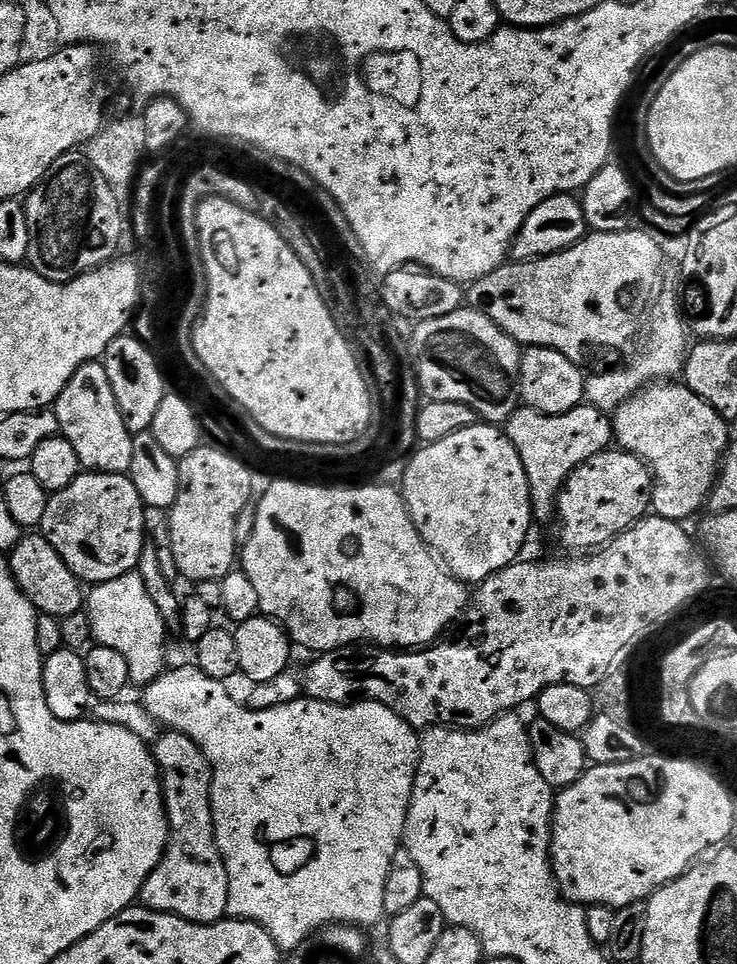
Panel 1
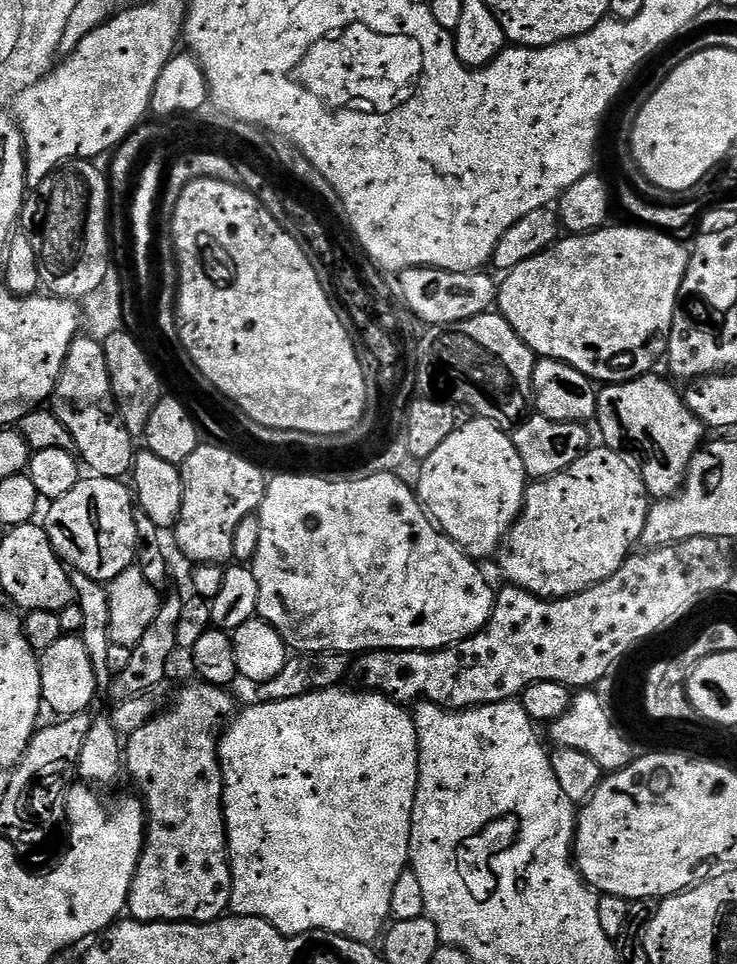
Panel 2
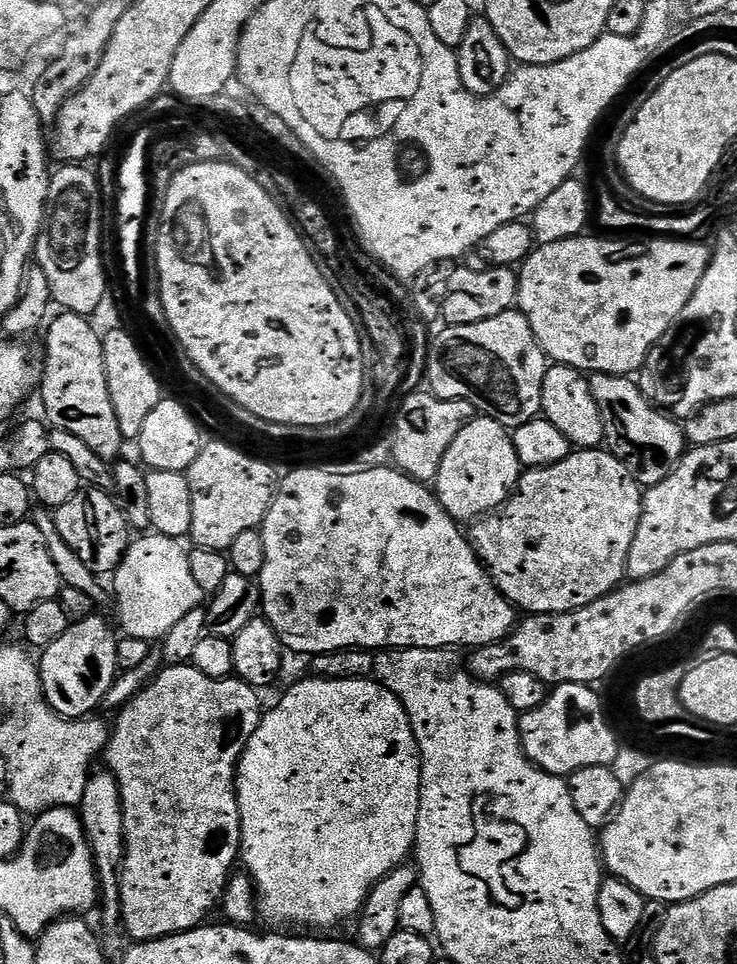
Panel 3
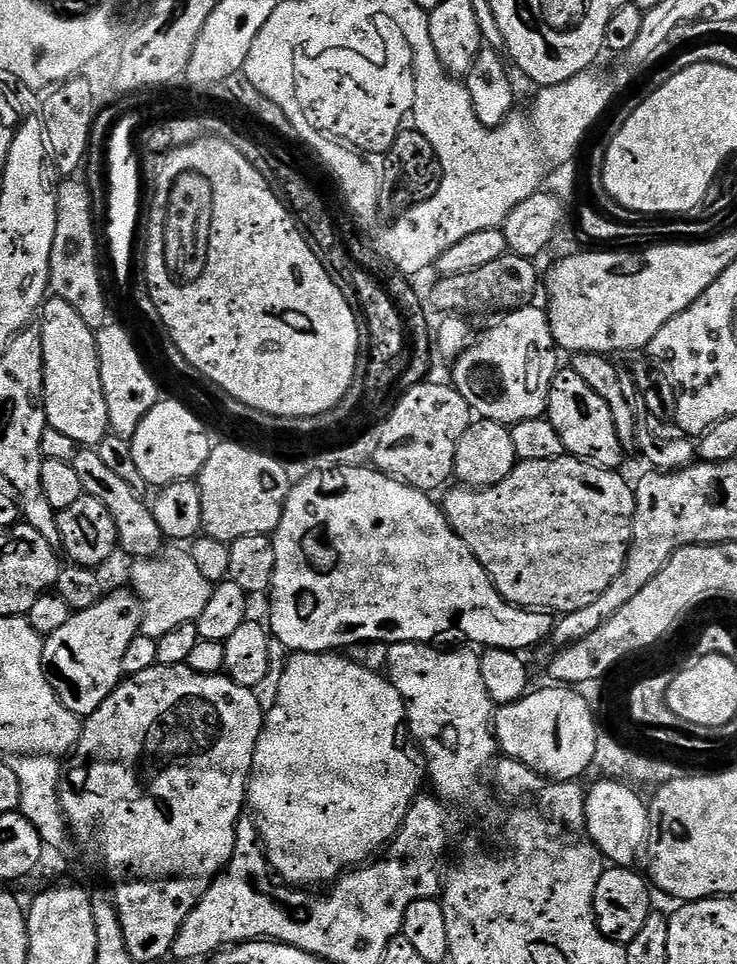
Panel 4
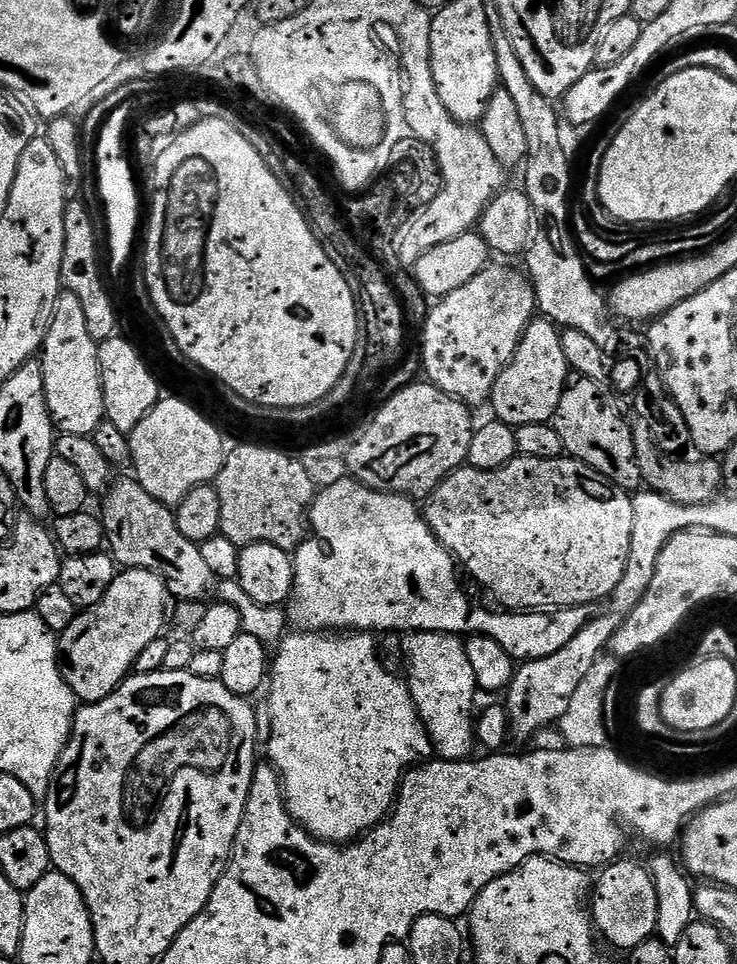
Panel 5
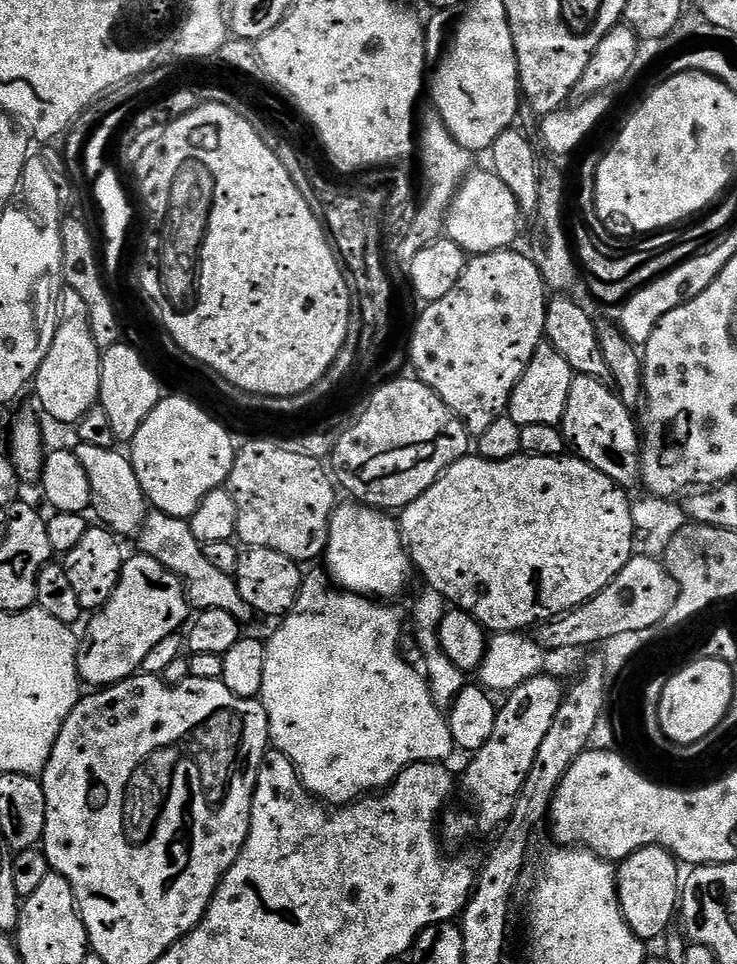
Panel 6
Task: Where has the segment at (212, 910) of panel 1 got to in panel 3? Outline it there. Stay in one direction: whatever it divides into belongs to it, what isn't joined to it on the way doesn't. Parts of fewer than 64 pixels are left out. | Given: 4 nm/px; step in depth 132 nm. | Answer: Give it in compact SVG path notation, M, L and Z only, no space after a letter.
M174 664L165 667L152 677L152 681L139 692L130 703L119 709L120 716L110 728L108 747L102 753L107 771L120 783L120 797L124 807L124 872L120 875L120 910L122 928L132 935L133 941L161 940L164 936L173 936L179 932L188 932L199 928L209 919L208 911L221 903L224 890L233 875L232 863L237 863L240 855L240 811L236 797L236 768L244 753L244 747L250 742L254 730L258 730L262 707L261 693L251 688L239 678L219 680L202 674L191 664Z

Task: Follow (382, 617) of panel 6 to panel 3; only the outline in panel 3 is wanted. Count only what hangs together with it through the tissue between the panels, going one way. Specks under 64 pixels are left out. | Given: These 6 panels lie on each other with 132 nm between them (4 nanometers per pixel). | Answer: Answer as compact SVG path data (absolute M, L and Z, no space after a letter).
M311 678L311 679L312 679L312 680L300 680L300 681L298 681L298 682L297 682L297 684L296 684L296 685L294 685L294 686L293 686L293 688L292 688L292 689L290 689L290 690L289 690L289 692L288 692L288 693L286 693L286 694L285 694L285 696L284 696L284 697L282 697L282 698L281 698L281 700L280 700L280 701L278 701L278 702L277 702L277 704L276 704L276 705L274 705L274 706L273 706L273 708L272 708L272 709L270 709L270 710L269 710L269 712L268 712L268 709L267 709L267 711L265 711L265 712L264 712L264 713L263 713L263 715L261 715L261 717L260 717L260 725L259 725L259 726L258 726L258 730L254 730L254 734L253 734L253 735L252 735L252 737L251 737L251 738L250 738L250 742L249 742L249 743L248 743L248 744L247 744L247 746L246 746L246 747L244 747L244 753L243 753L243 754L242 754L242 758L241 758L241 759L240 759L240 765L238 765L238 766L237 766L237 768L236 768L236 797L237 797L237 798L238 798L238 810L239 810L239 811L240 811L240 855L239 855L239 859L240 859L240 860L241 860L241 861L242 861L242 864L243 864L243 860L244 860L244 868L245 868L245 869L244 869L244 868L243 868L243 871L244 871L244 872L245 872L245 873L247 873L247 875L248 875L248 876L249 876L249 877L250 877L250 879L251 879L251 881L252 881L252 883L253 883L253 885L254 885L254 891L255 891L255 893L256 893L256 895L257 895L257 897L258 897L258 912L259 912L259 915L260 915L260 916L261 916L261 917L263 917L263 916L265 916L265 918L266 918L266 919L268 919L268 920L281 920L281 922L282 922L282 923L284 923L284 924L305 924L305 926L306 926L306 927L308 927L308 928L305 928L305 929L308 929L308 930L316 930L316 929L312 929L312 928L332 928L332 927L334 927L334 926L335 926L335 924L340 924L340 923L342 923L342 922L343 922L343 920L348 920L348 919L350 919L350 918L351 918L351 916L352 916L352 919L353 919L353 918L356 918L356 917L359 917L359 915L360 915L360 913L361 913L361 911L362 911L362 909L363 909L363 906L364 906L364 901L365 901L365 900L367 900L367 899L368 899L368 895L369 895L369 894L371 894L371 892L372 892L372 888L373 888L373 887L374 887L374 885L375 885L375 884L377 884L377 883L378 883L378 881L379 881L379 880L381 880L381 879L382 879L382 877L383 877L383 876L385 876L385 875L386 875L386 874L390 874L390 873L391 873L391 872L392 872L392 871L394 871L394 870L395 870L395 868L398 868L398 867L400 867L400 865L401 865L401 864L403 864L403 863L405 863L405 861L407 861L407 860L408 860L408 859L409 859L409 857L411 857L411 856L412 856L412 855L413 855L413 852L414 852L414 845L415 845L415 842L416 842L416 827L417 827L417 826L418 826L418 806L419 806L419 805L420 805L420 747L419 747L419 746L418 746L418 742L417 742L417 741L416 741L416 739L415 739L415 738L414 738L414 730L413 730L413 729L412 729L412 727L411 727L411 726L410 726L410 718L409 718L409 717L408 717L408 715L407 715L407 714L406 714L406 710L405 710L405 709L404 709L404 707L403 707L403 706L402 706L402 702L401 702L401 701L400 701L400 699L399 699L399 698L398 698L398 697L397 697L397 696L396 696L396 695L394 695L394 693L393 693L393 692L391 692L391 691L390 691L390 690L386 690L386 689L385 689L385 688L384 688L384 687L382 687L382 685L380 685L380 684L378 684L378 683L376 683L376 681L375 681L375 679L372 679L372 678L369 678L369 679L356 679L356 680L332 680L332 679L323 679L323 678Z

